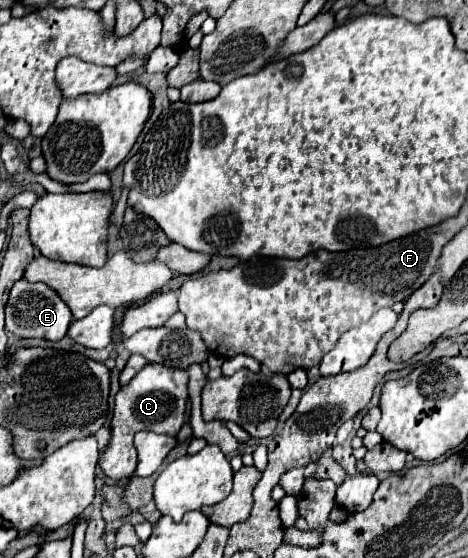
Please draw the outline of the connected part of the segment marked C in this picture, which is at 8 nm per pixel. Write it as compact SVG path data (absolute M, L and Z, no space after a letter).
M148 364L130 380L130 384L120 388L120 392L116 394L116 408L112 418L112 440L100 458L100 466L106 476L118 480L118 478L130 478L134 474L134 468L138 464L138 454L134 448L136 432L150 430L170 436L178 434L184 422L184 400L188 398L186 384L188 384L186 370Z

